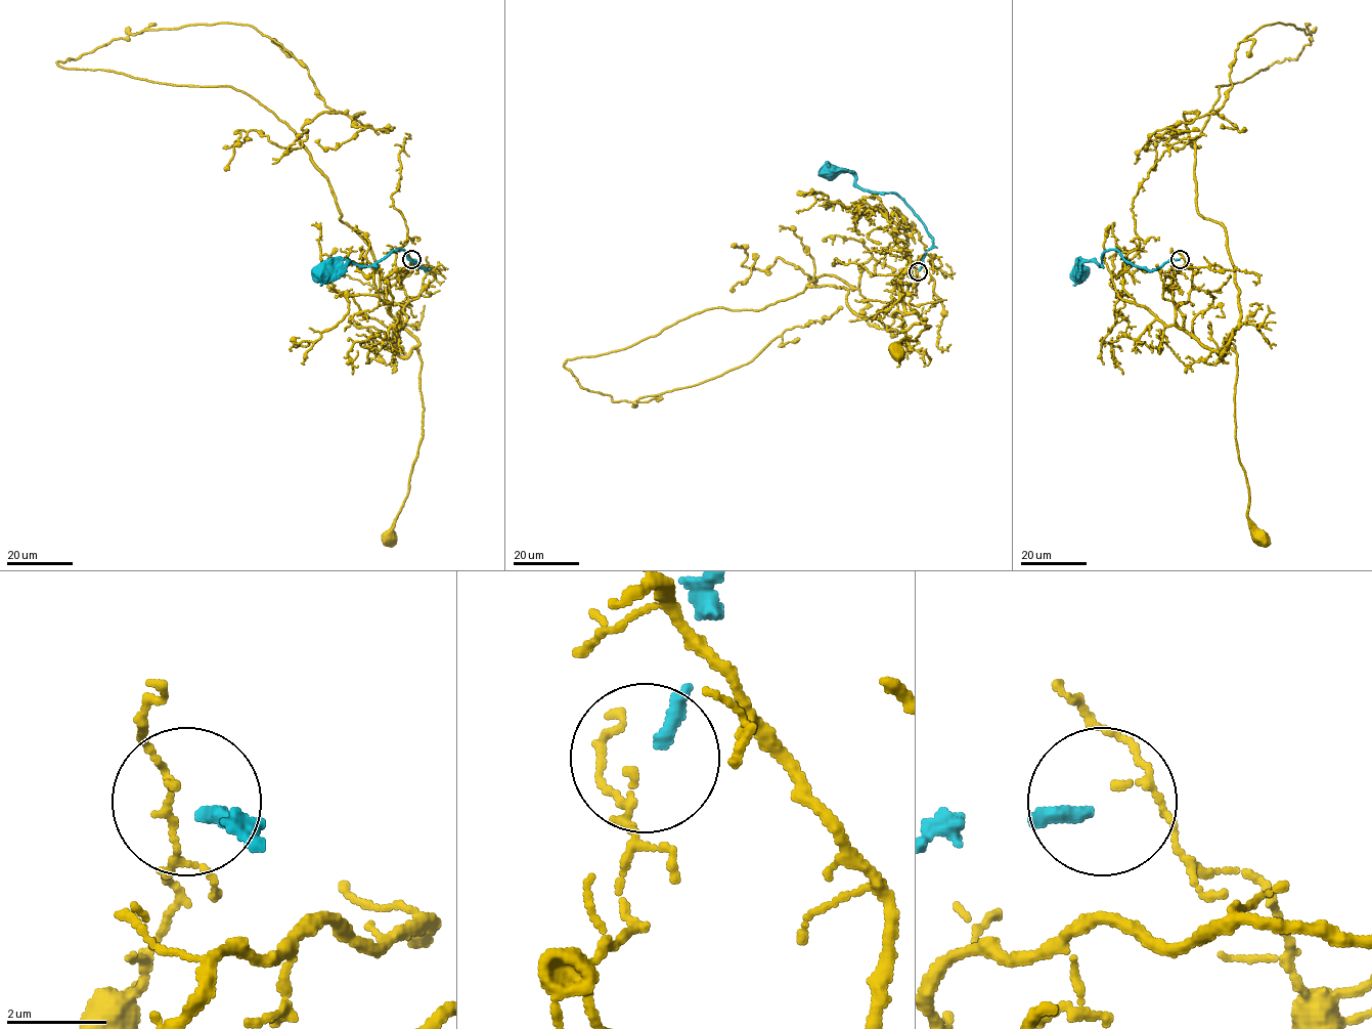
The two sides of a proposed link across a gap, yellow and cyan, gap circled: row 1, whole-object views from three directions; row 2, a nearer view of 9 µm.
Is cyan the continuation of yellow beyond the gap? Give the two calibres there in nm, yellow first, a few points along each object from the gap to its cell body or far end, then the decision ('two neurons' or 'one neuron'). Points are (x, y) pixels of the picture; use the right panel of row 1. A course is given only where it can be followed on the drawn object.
calibres 120 and 280 nm; course yellow (1181, 258), (1193, 288), (1175, 323), (1221, 356), (1229, 347), (1237, 354), (1235, 439), (1260, 539); course cyan (1179, 259), (1146, 270), (1127, 262), (1118, 251), (1106, 250), (1101, 266), (1083, 260), (1076, 274); two neurons

